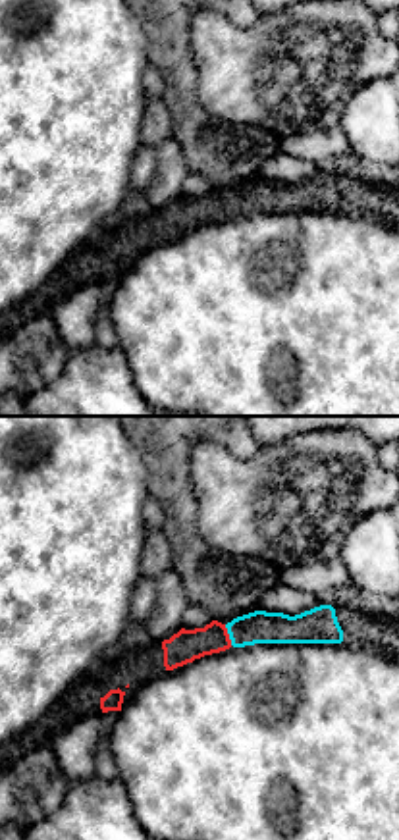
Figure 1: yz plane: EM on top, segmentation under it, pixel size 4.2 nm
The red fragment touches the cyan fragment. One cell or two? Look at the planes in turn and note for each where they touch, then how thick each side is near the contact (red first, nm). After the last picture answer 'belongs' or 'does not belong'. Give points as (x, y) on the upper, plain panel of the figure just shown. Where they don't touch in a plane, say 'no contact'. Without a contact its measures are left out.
(228, 203) | 140/140 nm

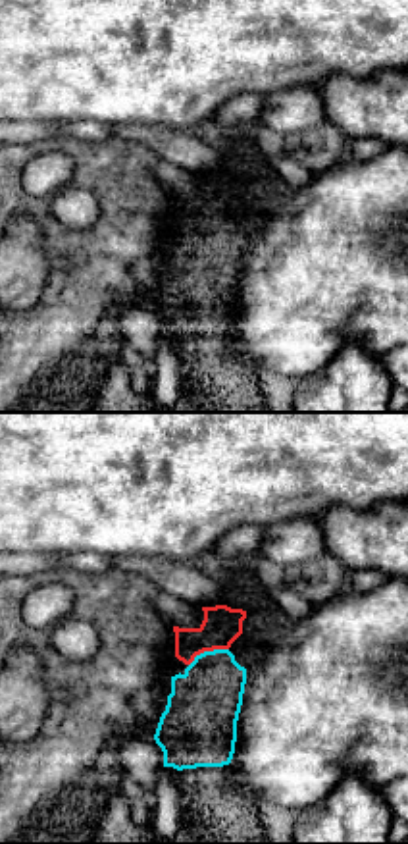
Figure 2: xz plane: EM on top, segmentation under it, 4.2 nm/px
(206, 218) | 160/300 nm

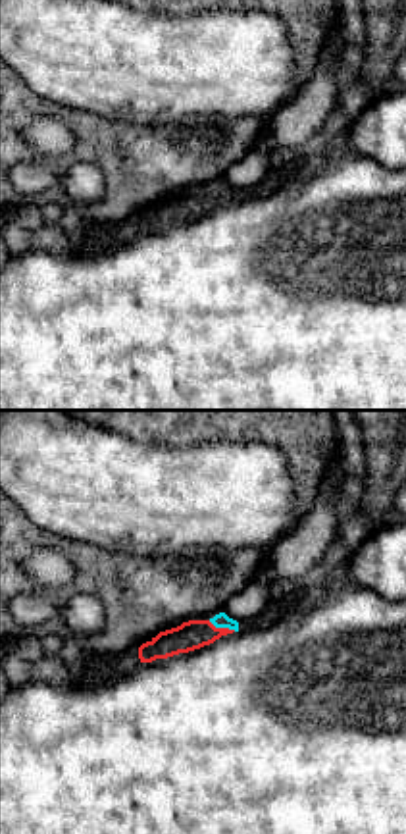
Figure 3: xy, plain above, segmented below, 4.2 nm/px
(222, 197) | 120/60 nm

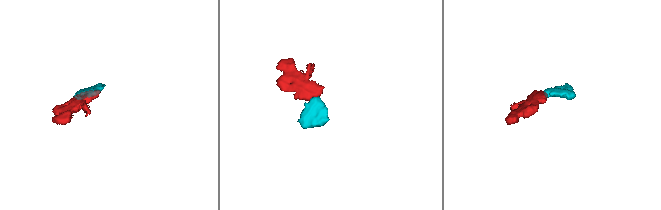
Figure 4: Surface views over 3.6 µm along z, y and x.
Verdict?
belongs

